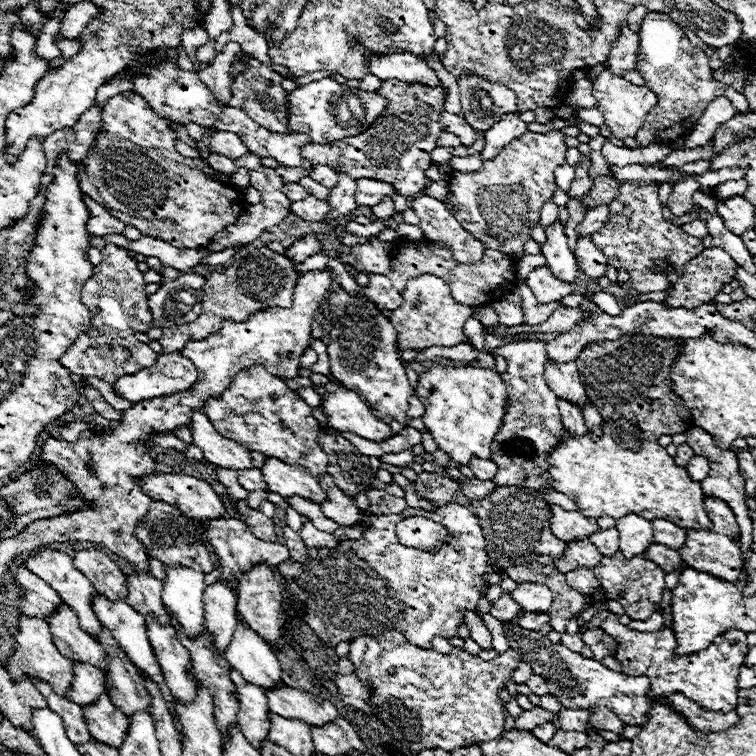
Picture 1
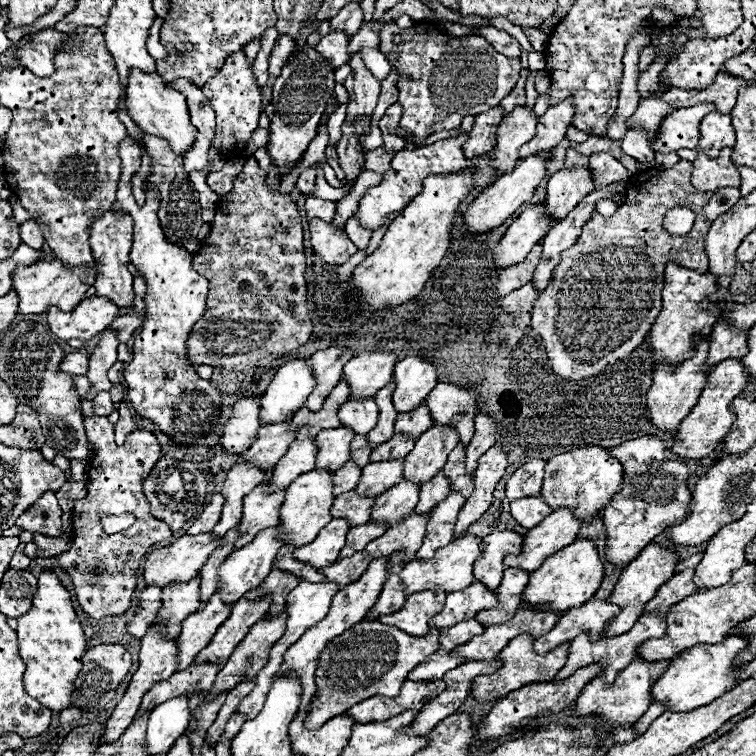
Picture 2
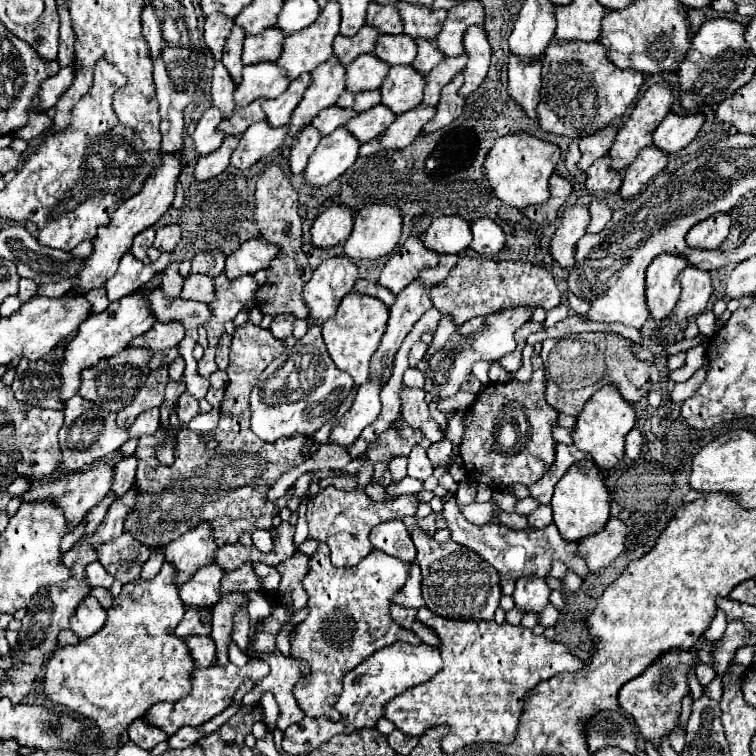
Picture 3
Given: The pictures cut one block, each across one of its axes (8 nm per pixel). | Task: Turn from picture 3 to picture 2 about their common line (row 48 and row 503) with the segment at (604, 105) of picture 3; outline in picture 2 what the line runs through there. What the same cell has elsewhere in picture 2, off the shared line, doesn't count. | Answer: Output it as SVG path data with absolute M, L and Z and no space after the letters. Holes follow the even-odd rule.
M600 446L590 448L576 448L562 452L546 462L546 474L542 482L542 498L554 510L568 508L582 524L590 524L594 516L608 504L608 500L620 492L622 484L622 464L608 454L608 450Z

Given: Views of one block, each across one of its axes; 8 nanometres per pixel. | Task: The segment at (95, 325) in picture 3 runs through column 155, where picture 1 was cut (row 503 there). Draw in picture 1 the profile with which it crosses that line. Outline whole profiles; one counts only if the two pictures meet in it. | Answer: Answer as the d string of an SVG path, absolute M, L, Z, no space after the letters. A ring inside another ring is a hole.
M268 458L262 466L264 480L270 492L280 494L282 498L302 496L308 500L316 500L316 504L326 502L326 492L322 486L300 466L286 464L278 458Z

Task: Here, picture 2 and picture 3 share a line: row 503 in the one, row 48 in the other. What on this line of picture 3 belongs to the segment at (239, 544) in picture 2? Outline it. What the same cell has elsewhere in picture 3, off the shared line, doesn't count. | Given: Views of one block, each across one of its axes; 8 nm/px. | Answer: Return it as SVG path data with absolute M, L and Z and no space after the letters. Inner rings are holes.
M266 28L264 32L256 36L246 36L244 40L244 54L242 60L244 64L256 64L256 62L266 62L266 60L278 60L282 54L282 42L286 34L280 32L280 28Z

